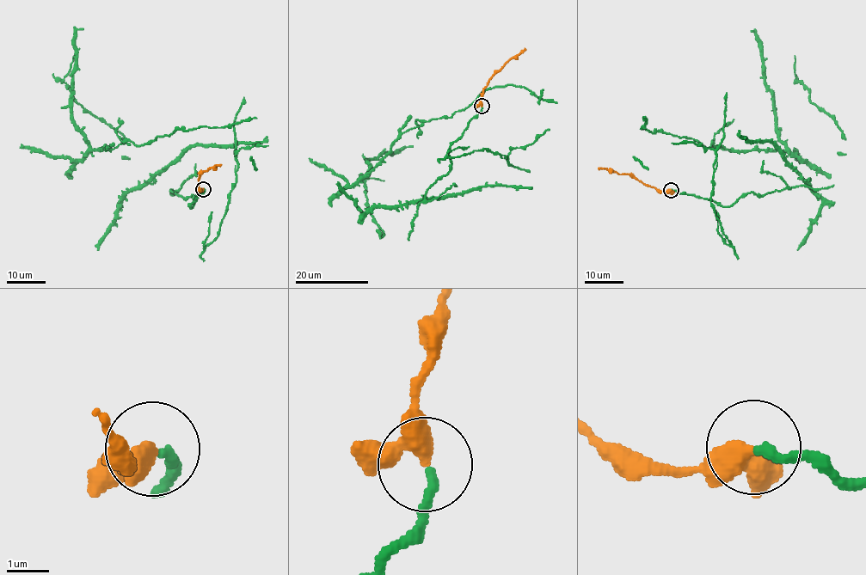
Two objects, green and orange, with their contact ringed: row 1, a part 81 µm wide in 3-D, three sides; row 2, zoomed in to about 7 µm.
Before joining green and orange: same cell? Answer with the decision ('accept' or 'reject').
accept

